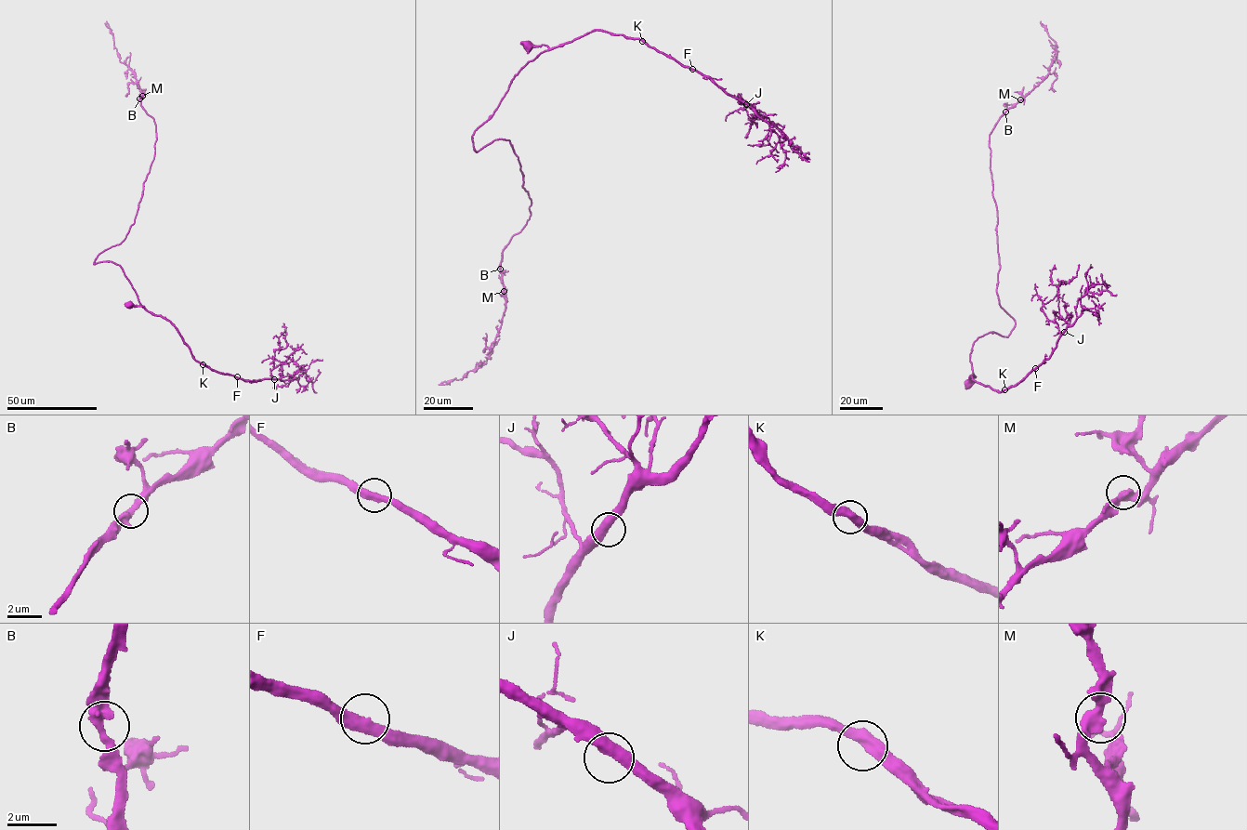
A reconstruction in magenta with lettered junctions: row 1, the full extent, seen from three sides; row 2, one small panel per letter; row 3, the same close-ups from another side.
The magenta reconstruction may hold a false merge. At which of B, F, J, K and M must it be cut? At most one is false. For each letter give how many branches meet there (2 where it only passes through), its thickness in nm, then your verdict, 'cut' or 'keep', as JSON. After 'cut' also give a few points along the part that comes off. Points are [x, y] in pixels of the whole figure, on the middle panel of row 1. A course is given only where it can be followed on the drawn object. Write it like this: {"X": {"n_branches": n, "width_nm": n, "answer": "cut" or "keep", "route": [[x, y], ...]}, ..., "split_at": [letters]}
{"B": {"n_branches": 2, "width_nm": 400, "answer": "keep"}, "F": {"n_branches": 2, "width_nm": 440, "answer": "keep"}, "J": {"n_branches": 2, "width_nm": 460, "answer": "keep"}, "K": {"n_branches": 2, "width_nm": 460, "answer": "keep"}, "M": {"n_branches": 2, "width_nm": 420, "answer": "keep"}, "split_at": []}

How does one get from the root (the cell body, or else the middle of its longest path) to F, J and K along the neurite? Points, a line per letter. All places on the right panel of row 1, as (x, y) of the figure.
F: (967, 383), (969, 375), (974, 375), (973, 380), (1001, 391), (1016, 384), (1035, 368)
J: (967, 383), (969, 375), (974, 375), (973, 380), (1001, 391), (1012, 387), (1049, 358), (1064, 332)
K: (967, 383), (969, 375), (974, 375), (975, 381), (1001, 391), (1004, 389)

